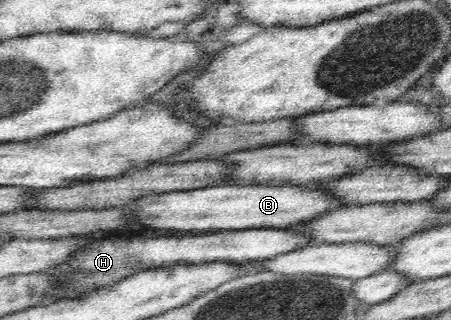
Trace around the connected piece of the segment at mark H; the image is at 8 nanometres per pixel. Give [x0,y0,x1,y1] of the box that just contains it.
[42,227,316,304]

